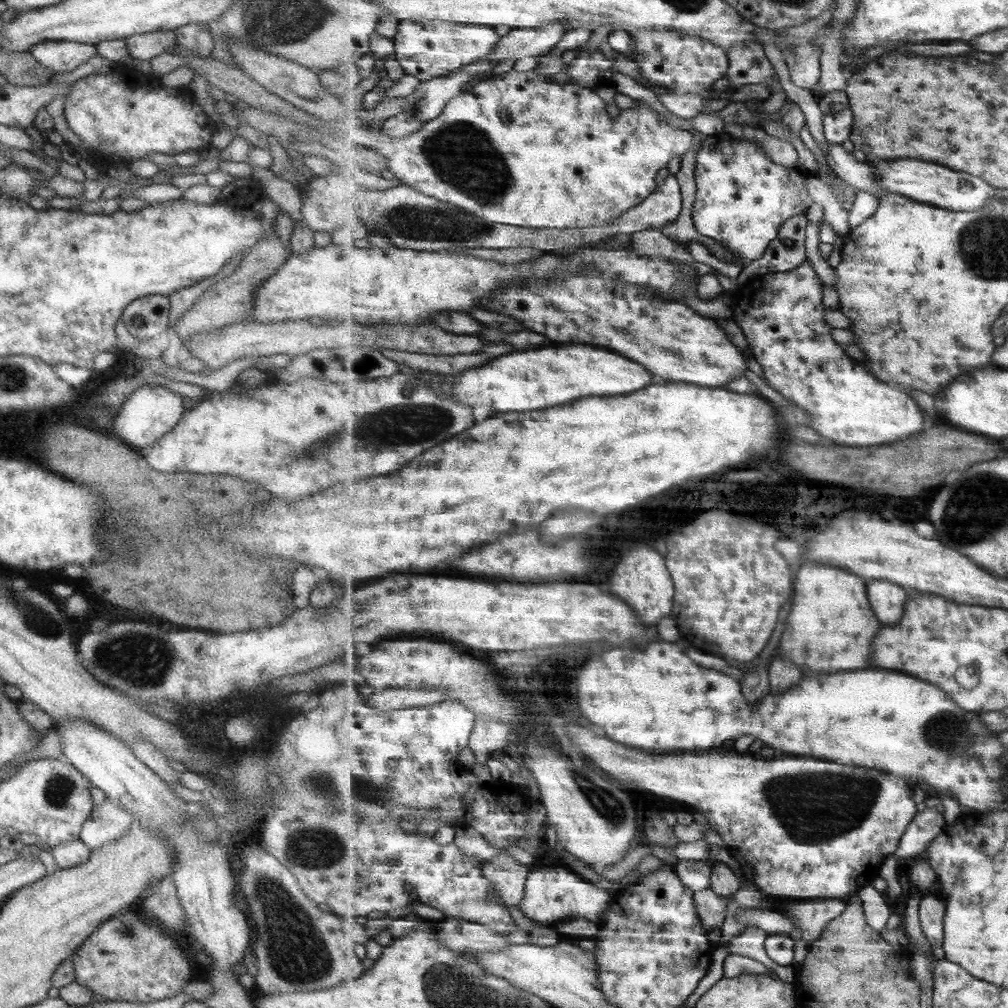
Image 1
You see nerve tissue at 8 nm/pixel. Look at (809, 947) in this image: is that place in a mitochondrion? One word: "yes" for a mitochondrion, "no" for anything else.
no

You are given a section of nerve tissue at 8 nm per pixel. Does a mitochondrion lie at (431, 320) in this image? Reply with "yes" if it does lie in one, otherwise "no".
no

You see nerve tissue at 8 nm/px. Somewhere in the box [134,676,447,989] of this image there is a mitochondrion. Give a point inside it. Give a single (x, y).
(298, 955)

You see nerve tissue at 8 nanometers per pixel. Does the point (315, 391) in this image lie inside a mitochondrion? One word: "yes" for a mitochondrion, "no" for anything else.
no

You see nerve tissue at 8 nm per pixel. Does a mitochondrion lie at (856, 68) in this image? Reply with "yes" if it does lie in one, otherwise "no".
no

